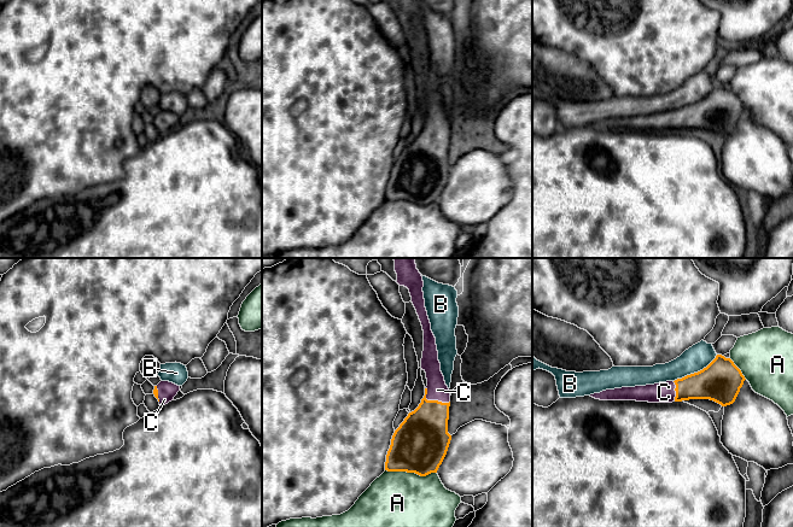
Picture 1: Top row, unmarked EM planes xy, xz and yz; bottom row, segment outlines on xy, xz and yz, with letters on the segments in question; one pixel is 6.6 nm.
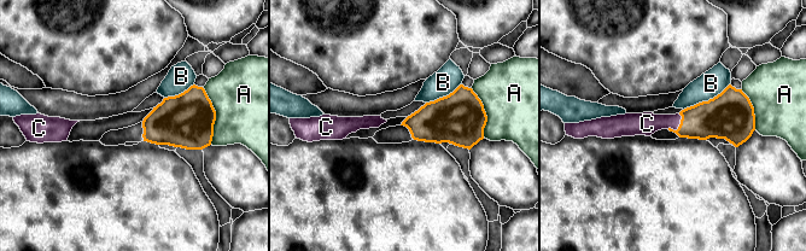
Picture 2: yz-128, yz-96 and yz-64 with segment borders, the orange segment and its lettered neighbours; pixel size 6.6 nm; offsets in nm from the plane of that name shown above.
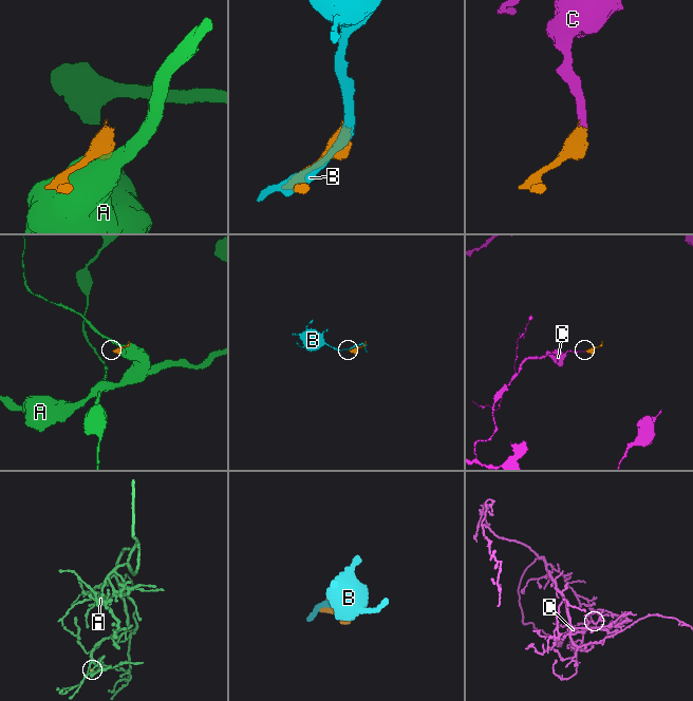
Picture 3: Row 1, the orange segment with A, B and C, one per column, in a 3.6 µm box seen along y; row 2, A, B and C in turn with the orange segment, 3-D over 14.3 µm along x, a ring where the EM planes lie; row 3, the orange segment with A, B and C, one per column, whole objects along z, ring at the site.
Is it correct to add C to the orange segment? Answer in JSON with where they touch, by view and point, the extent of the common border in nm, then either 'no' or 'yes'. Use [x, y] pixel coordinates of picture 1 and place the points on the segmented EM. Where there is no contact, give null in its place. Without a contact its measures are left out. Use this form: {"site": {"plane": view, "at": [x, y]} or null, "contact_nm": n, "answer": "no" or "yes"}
{"site": {"plane": "xz", "at": [432, 400]}, "contact_nm": 190, "answer": "yes"}

